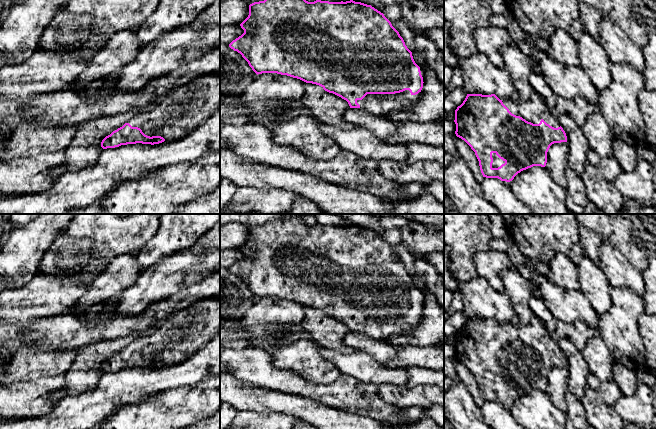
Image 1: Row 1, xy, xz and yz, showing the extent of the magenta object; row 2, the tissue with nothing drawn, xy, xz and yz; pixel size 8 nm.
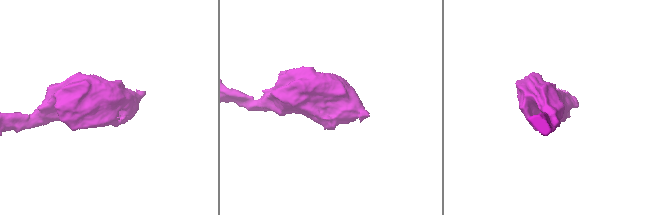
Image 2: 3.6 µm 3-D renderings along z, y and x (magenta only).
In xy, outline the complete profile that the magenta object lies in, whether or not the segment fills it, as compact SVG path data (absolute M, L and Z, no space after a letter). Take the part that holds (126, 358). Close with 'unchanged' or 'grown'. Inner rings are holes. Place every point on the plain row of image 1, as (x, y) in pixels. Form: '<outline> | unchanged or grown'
M220 297L198 300L183 310L170 314L152 334L139 335L122 351L106 360L101 366L101 371L107 373L136 367L154 369L177 364L190 357L219 332Z | grown

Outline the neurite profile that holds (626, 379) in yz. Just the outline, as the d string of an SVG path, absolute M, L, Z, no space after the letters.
M614 363L614 378L619 386L622 395L632 396L638 389L636 372L626 367L622 363Z

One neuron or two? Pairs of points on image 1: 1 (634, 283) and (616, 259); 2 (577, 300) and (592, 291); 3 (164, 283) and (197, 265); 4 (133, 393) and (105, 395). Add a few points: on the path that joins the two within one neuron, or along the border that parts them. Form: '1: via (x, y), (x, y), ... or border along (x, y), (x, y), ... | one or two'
1: via (628, 277), (616, 265) | one
2: border along (579, 290), (599, 315) | two
3: via (172, 275), (176, 271), (189, 266) | one
4: via (126, 393), (112, 393) | one

